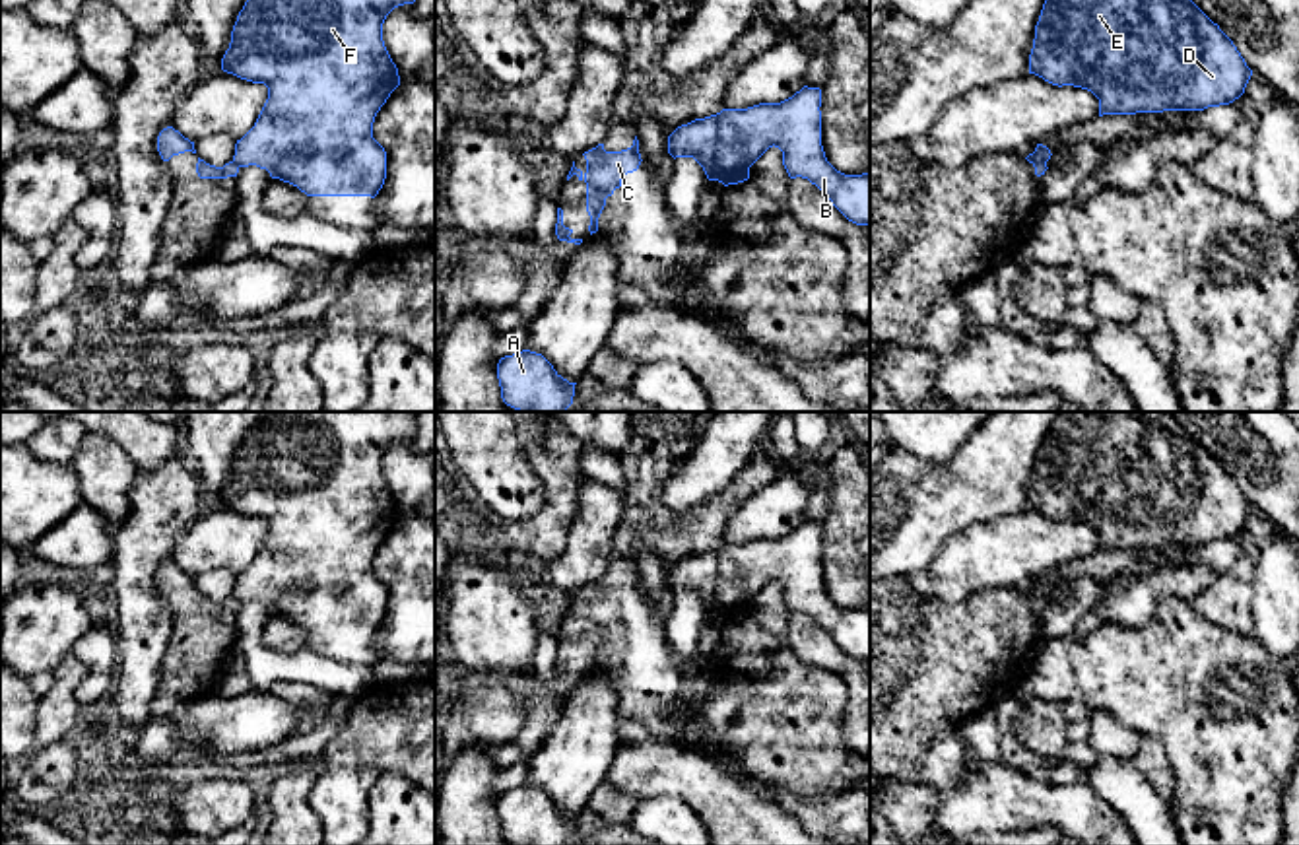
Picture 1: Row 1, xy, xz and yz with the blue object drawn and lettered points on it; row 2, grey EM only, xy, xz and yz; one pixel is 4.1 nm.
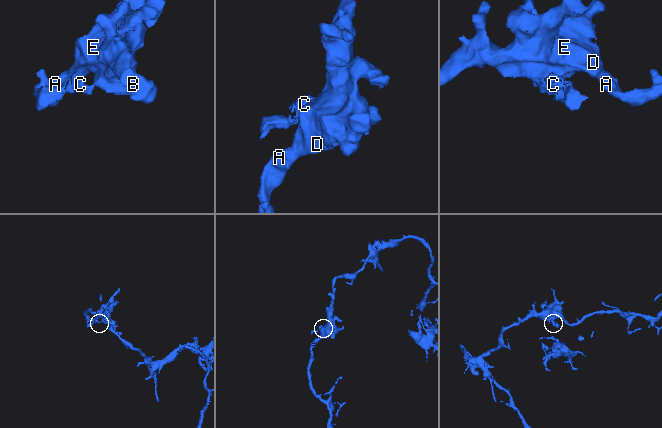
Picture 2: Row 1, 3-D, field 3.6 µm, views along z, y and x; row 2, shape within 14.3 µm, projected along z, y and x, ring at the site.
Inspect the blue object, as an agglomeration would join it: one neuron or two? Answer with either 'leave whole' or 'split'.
split

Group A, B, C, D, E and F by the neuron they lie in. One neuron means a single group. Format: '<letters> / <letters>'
A B D E F / C

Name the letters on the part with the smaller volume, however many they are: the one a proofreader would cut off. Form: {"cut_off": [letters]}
{"cut_off": ["C"]}

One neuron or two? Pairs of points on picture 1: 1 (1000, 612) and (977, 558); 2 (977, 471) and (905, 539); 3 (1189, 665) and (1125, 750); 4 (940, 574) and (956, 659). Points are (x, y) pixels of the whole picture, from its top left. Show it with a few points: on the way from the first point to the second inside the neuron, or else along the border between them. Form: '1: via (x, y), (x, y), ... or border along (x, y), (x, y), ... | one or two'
1: border along (1018, 587), (975, 589), (958, 601), (946, 601) | two
2: via (962, 488), (923, 521) | one
3: border along (1096, 711), (1107, 711), (1138, 735) | two
4: border along (907, 577), (944, 601), (991, 589) | two

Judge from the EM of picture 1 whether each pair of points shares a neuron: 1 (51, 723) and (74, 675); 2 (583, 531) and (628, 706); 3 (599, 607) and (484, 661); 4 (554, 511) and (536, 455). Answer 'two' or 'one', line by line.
1: one
2: two
3: two
4: one

